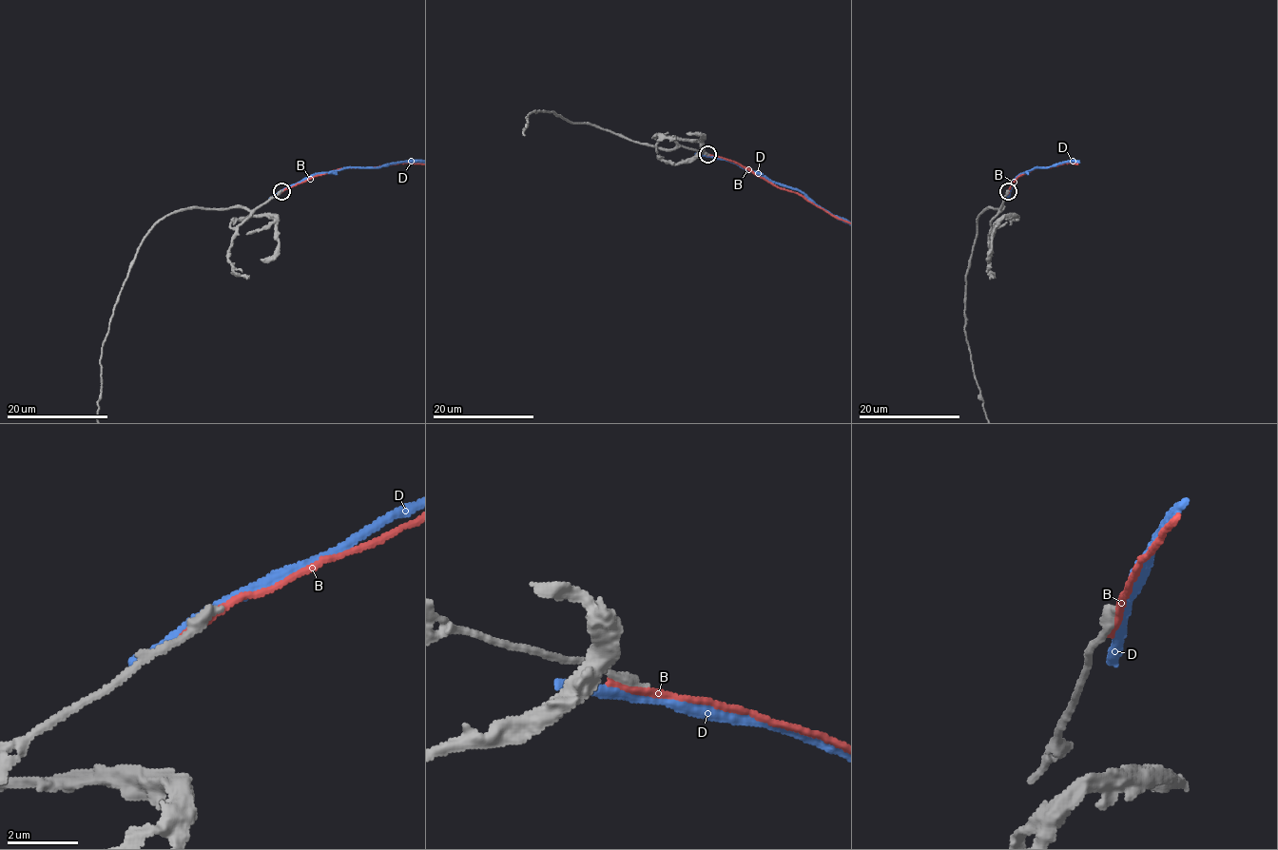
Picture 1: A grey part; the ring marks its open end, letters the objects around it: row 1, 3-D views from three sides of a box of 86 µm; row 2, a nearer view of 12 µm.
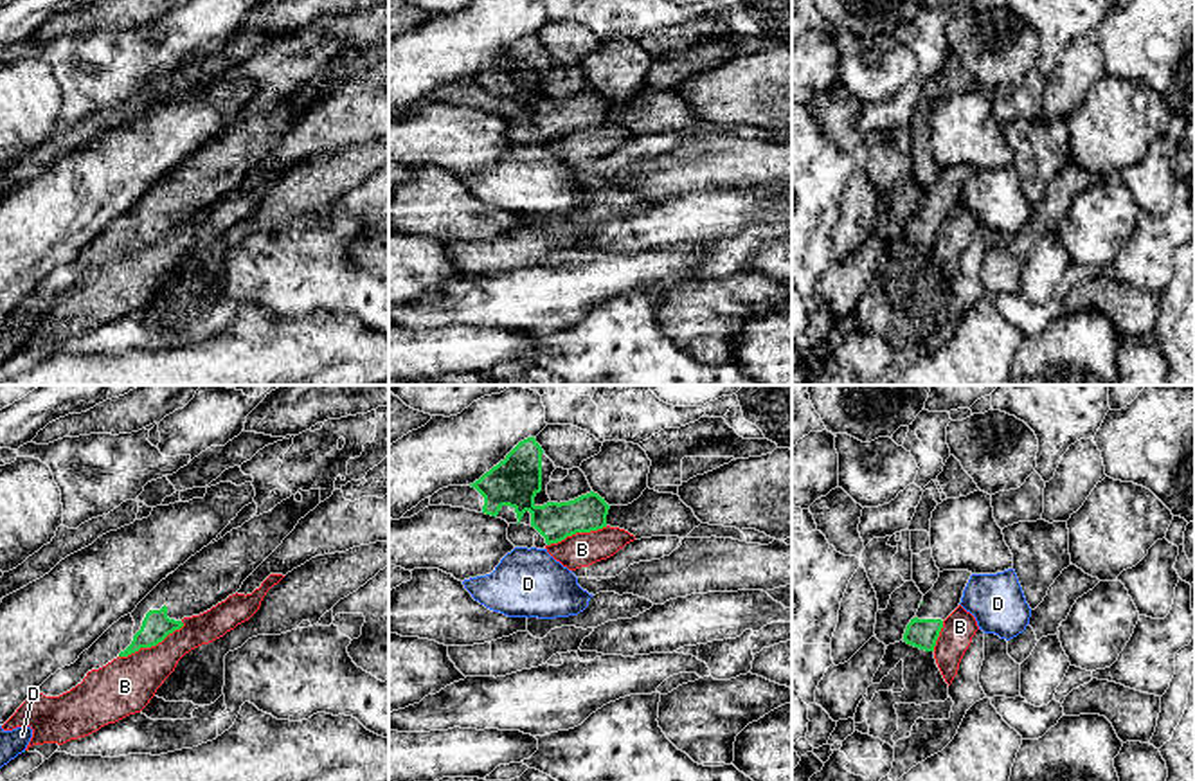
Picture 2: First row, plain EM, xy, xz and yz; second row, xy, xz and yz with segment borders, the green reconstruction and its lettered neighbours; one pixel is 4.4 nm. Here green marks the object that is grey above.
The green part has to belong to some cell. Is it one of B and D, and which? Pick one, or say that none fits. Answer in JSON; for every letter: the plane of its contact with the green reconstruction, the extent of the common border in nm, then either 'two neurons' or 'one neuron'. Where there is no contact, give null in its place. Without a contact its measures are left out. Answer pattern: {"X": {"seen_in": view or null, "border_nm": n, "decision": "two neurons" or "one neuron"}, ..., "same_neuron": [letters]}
{"B": {"seen_in": "xy", "border_nm": 340, "decision": "two neurons"}, "D": {"seen_in": null, "decision": "two neurons"}, "same_neuron": []}

